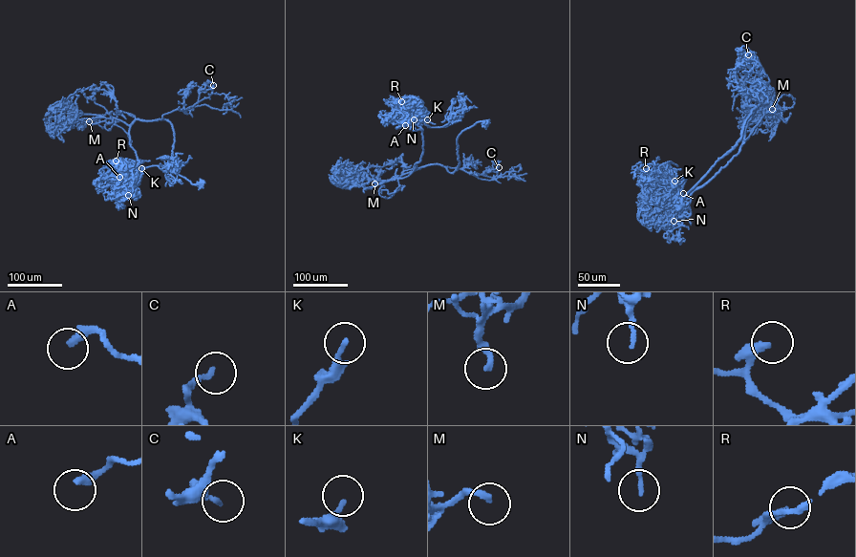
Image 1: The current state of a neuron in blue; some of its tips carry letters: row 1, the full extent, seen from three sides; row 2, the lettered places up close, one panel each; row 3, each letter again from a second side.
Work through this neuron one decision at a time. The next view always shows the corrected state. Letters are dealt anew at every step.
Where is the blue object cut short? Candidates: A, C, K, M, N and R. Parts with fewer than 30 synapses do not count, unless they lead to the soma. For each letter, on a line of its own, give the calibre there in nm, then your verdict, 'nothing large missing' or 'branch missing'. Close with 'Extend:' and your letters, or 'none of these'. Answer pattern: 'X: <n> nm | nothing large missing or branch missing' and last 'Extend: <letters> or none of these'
A: 320 nm | nothing large missing
C: 180 nm | nothing large missing
K: 160 nm | nothing large missing
M: 240 nm | branch missing
N: 150 nm | nothing large missing
R: 320 nm | nothing large missing
Extend: M

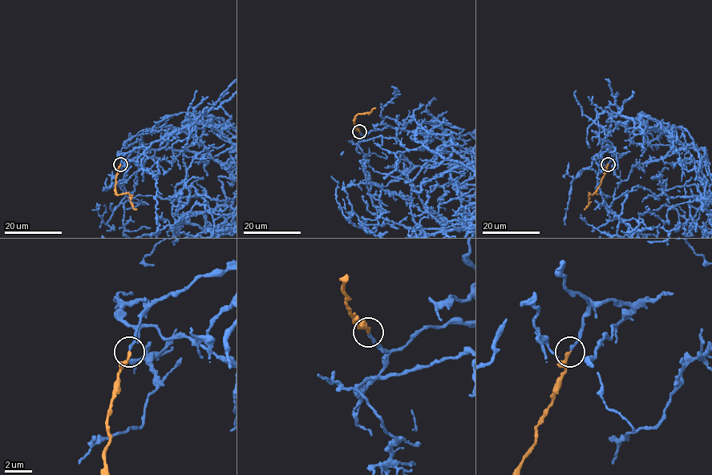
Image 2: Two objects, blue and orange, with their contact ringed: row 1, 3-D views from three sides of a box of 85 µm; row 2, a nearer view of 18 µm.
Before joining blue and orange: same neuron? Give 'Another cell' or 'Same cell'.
Same cell

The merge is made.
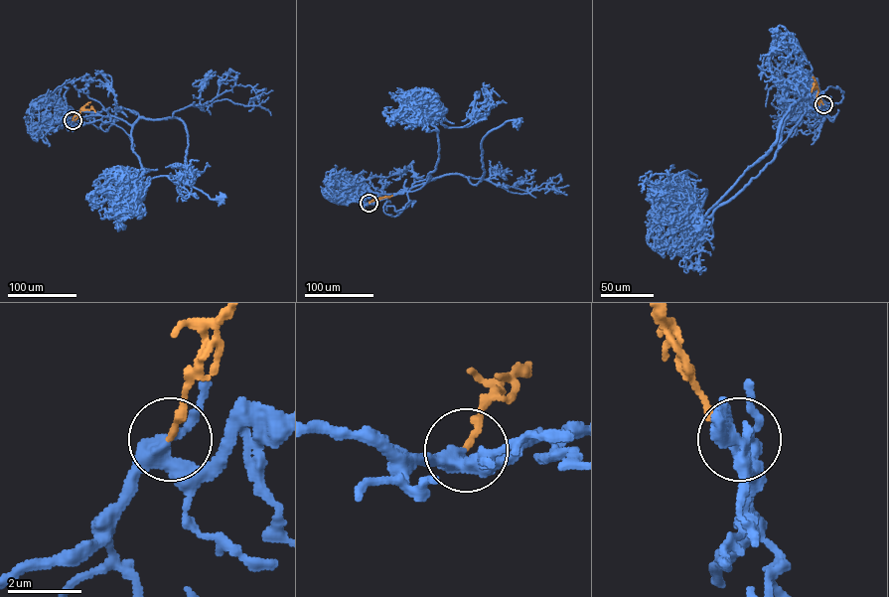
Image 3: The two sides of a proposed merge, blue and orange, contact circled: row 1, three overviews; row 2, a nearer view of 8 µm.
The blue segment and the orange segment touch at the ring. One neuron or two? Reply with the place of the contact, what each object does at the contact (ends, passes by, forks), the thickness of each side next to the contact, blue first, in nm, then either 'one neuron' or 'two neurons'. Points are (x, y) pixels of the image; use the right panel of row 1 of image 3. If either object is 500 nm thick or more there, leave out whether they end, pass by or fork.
at (823, 104); blue forks there; orange ends there; 320 nm thick on the blue side, 160 nm on the other; one neuron

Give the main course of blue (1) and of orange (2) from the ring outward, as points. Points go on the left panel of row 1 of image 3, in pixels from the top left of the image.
1: (73, 120), (115, 124), (133, 149), (131, 129), (139, 118), (180, 118), (188, 134), (186, 180), (221, 199)
2: (73, 120), (81, 109), (93, 108), (90, 107)

